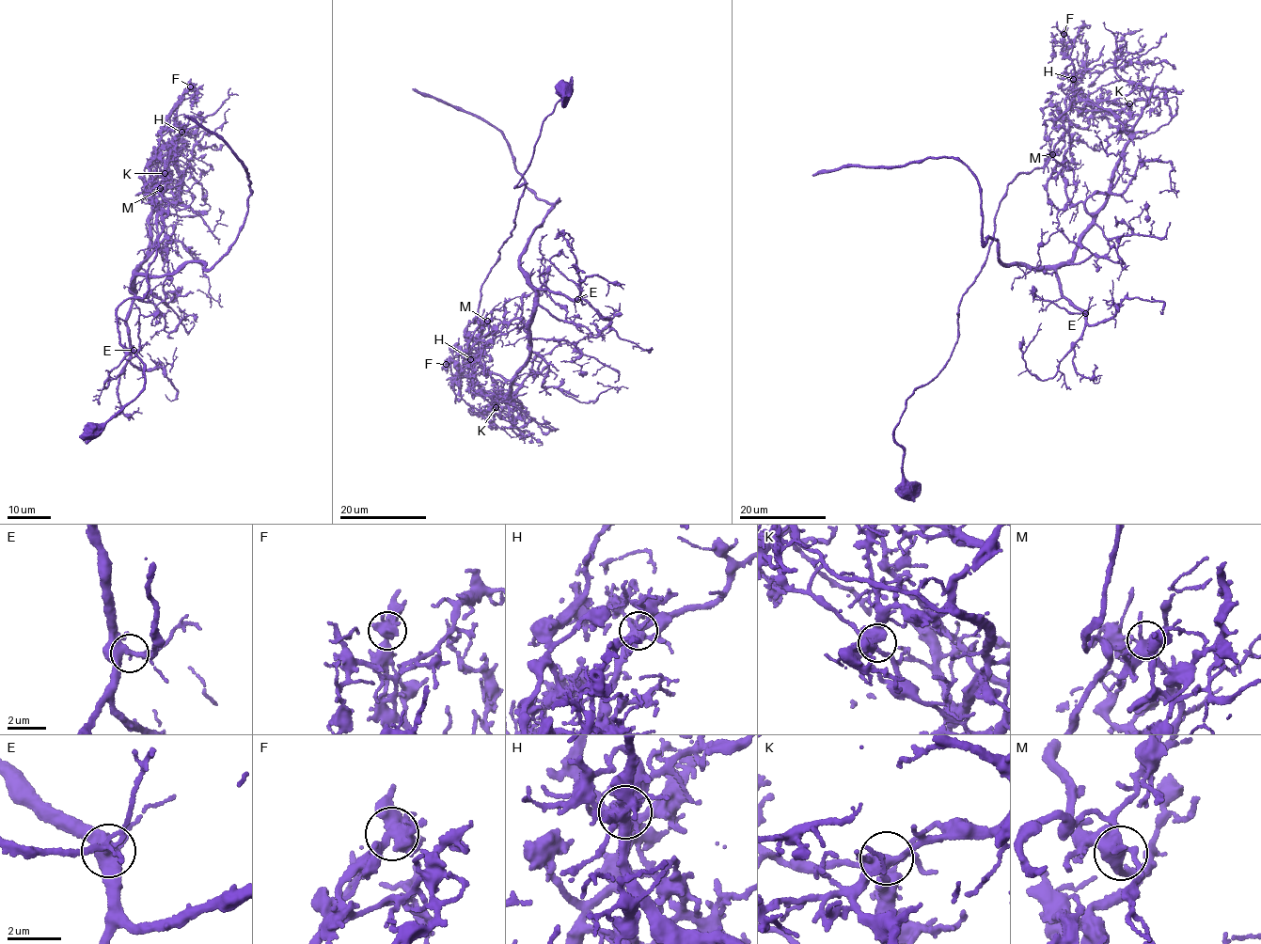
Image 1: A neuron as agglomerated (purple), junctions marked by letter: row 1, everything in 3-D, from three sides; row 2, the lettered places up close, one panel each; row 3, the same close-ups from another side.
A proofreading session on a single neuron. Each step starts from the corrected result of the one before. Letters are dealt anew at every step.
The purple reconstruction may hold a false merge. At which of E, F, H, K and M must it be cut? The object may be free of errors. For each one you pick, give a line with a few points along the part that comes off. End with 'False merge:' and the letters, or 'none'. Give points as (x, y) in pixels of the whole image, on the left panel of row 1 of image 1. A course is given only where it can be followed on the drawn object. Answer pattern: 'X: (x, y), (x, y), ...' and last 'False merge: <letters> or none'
H: (181, 133), (180, 196), (155, 208), (134, 291), (141, 273), (215, 264), (251, 195), (229, 147), (185, 116)
False merge: H

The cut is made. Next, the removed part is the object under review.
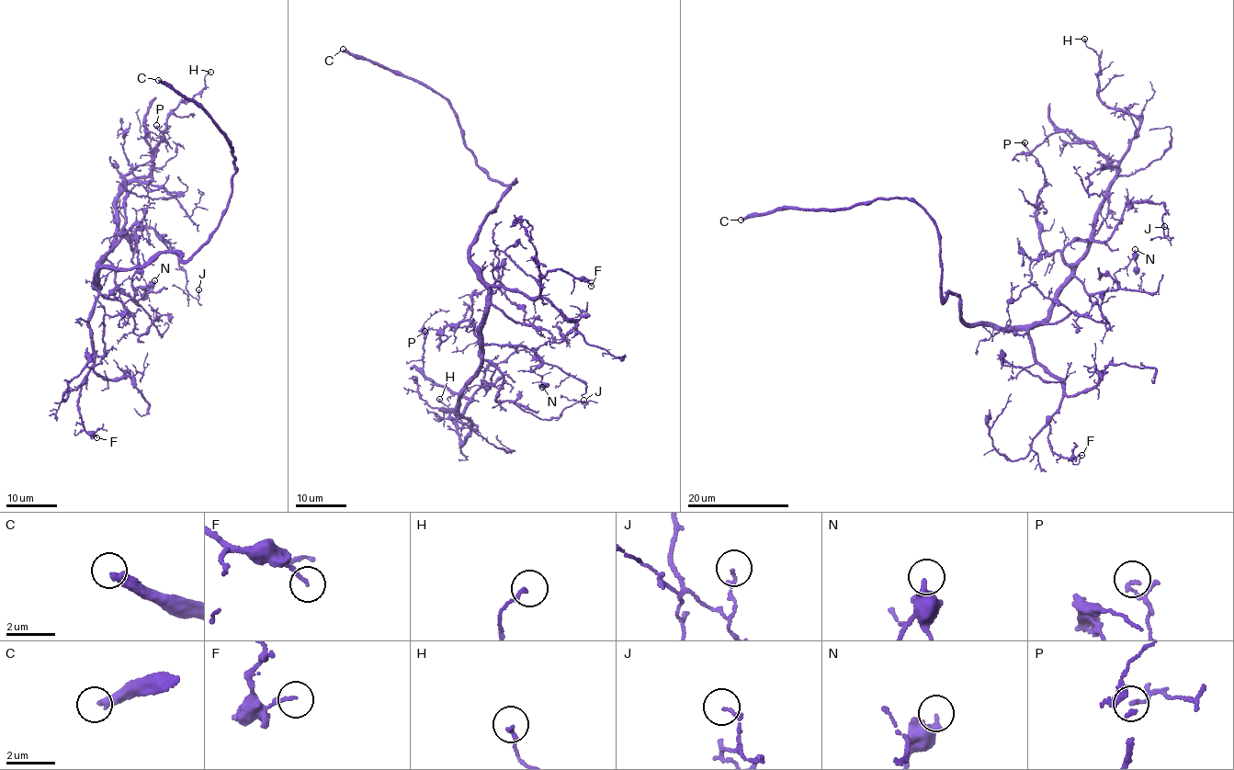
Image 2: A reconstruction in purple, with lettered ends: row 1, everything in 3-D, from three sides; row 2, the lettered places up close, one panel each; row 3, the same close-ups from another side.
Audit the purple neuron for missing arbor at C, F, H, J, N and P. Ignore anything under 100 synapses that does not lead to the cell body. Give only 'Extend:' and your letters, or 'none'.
Extend: C

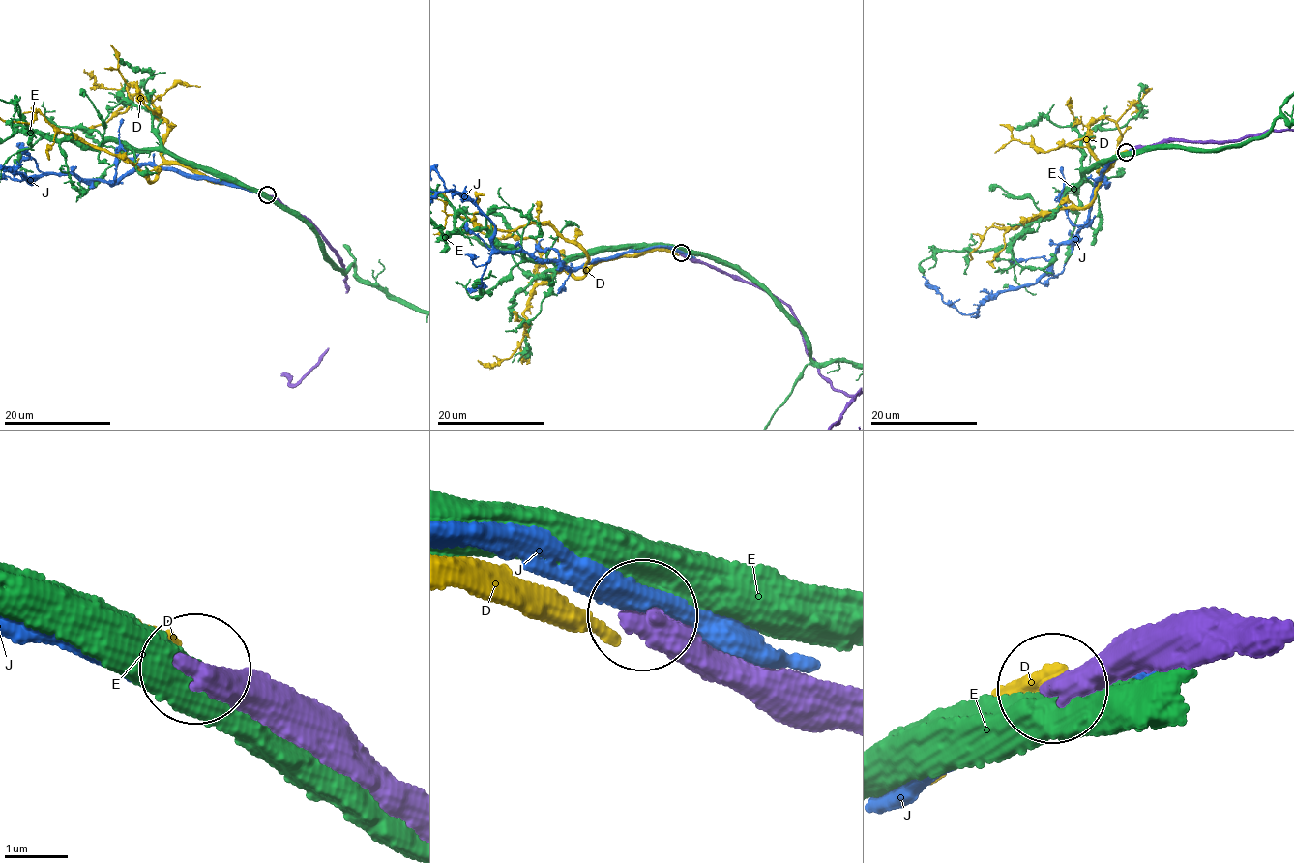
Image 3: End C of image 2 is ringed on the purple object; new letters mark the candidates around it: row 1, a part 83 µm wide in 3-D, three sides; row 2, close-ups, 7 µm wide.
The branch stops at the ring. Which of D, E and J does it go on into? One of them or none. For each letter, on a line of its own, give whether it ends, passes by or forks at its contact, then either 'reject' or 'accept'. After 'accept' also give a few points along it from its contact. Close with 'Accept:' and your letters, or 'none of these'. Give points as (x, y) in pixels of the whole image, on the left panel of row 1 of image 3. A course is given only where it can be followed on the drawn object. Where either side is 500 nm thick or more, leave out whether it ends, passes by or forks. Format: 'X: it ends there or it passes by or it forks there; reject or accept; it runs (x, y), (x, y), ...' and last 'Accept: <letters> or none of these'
D: it ends there; reject
E: reject
J: it passes by; reject
Accept: none of these

